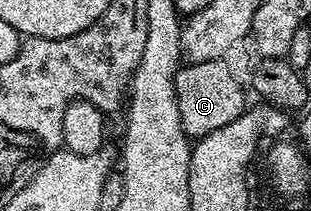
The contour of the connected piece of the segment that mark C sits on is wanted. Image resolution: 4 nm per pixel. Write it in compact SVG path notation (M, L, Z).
M223 59L187 63L180 66L175 78L177 109L181 113L183 131L192 140L198 140L223 125L229 125L245 110L243 87L231 67Z

